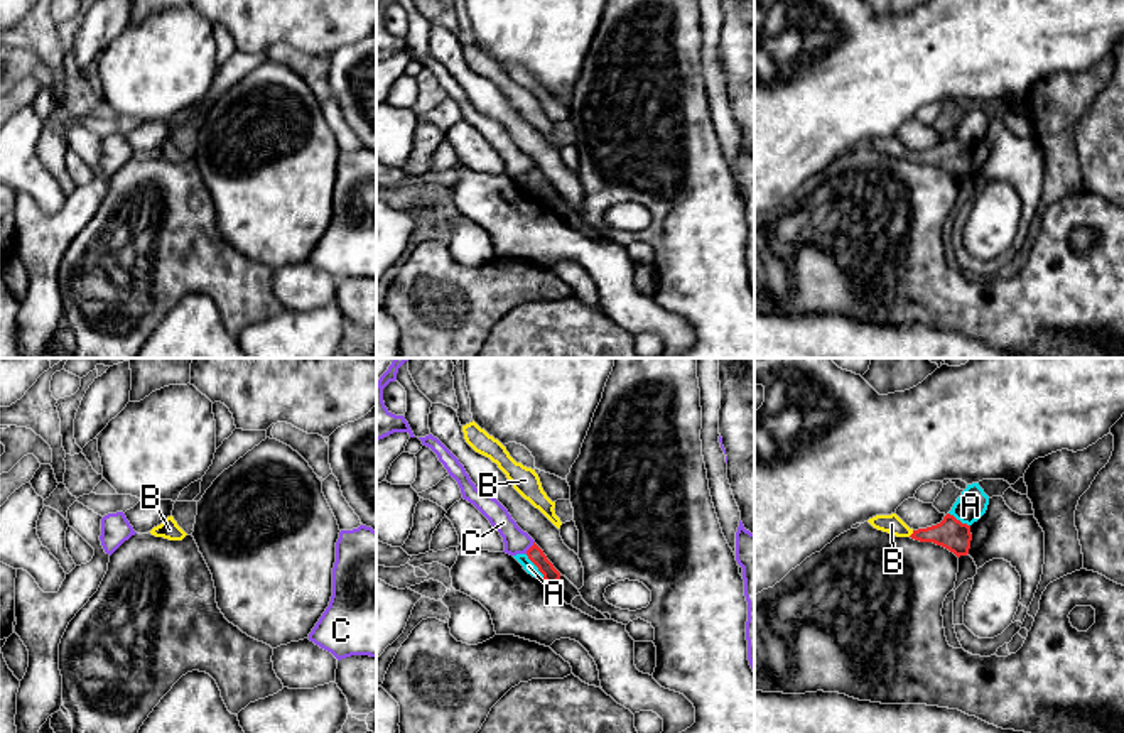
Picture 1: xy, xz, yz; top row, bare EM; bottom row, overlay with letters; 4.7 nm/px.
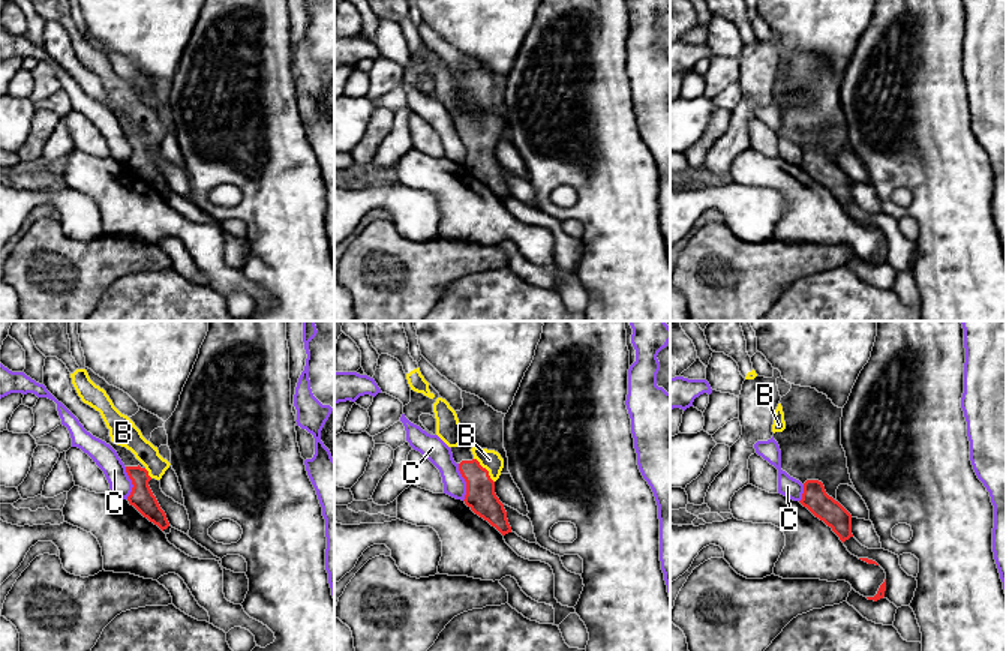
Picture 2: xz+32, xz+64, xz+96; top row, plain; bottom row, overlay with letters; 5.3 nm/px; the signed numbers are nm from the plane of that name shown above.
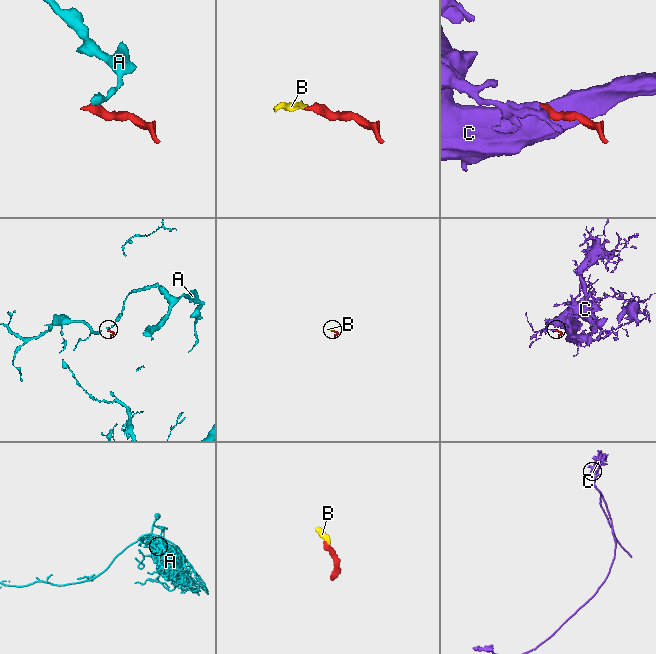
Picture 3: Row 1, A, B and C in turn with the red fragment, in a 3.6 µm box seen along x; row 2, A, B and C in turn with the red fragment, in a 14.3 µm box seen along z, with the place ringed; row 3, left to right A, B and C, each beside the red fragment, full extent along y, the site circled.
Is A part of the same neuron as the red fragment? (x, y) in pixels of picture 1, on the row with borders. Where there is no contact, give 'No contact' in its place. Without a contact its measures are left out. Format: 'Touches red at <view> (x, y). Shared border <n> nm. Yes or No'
Touches red at xz (537, 566). Shared border 160 nm. No

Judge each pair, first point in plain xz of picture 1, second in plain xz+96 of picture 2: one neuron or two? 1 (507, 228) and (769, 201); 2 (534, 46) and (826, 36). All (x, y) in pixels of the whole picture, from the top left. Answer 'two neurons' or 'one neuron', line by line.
1: two neurons
2: one neuron

